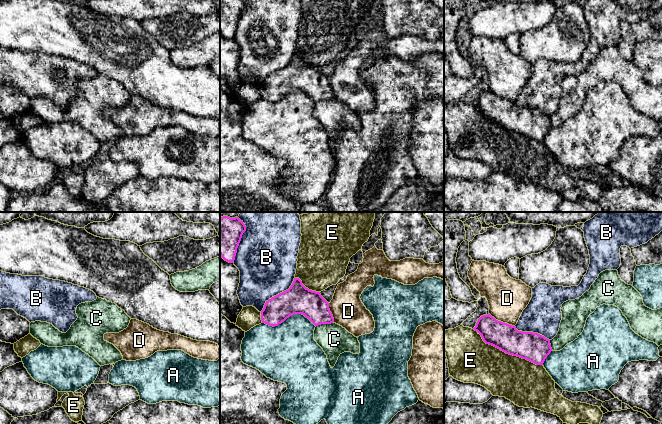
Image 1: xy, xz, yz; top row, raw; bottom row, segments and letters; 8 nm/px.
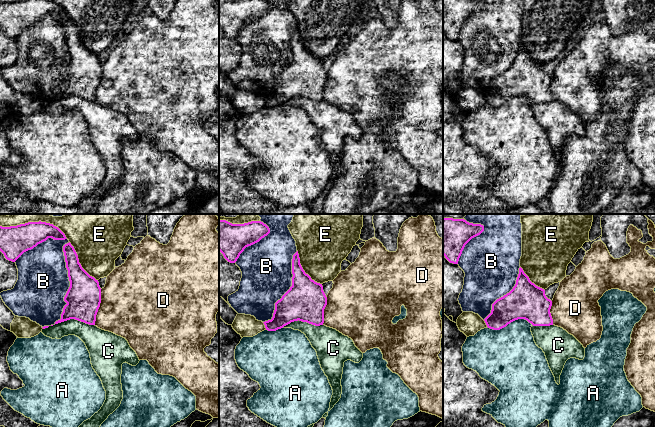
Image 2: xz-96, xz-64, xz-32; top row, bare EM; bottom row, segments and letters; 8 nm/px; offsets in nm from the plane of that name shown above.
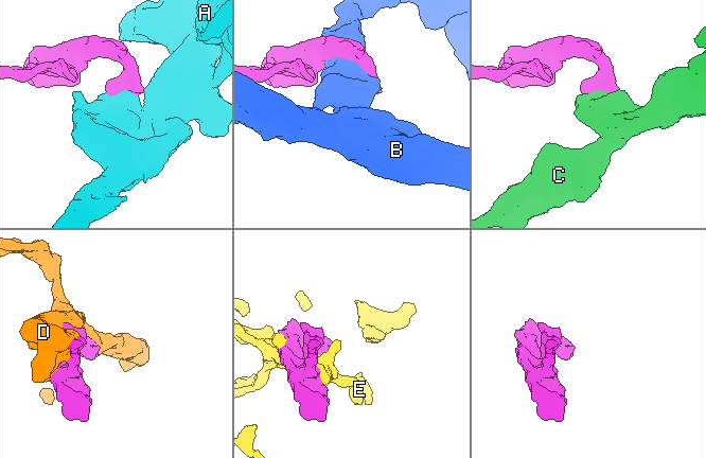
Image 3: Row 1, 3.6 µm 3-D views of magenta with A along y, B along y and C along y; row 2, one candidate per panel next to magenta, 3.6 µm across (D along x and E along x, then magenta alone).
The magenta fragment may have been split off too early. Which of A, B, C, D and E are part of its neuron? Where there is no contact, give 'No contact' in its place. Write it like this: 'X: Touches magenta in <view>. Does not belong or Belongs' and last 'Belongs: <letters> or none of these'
A: Touches magenta in xz. Does not belong
B: Touches magenta in xz. Does not belong
C: Touches magenta in xz. Does not belong
D: Touches magenta in yz. Does not belong
E: Touches magenta in yz. Does not belong
Belongs: none of these

